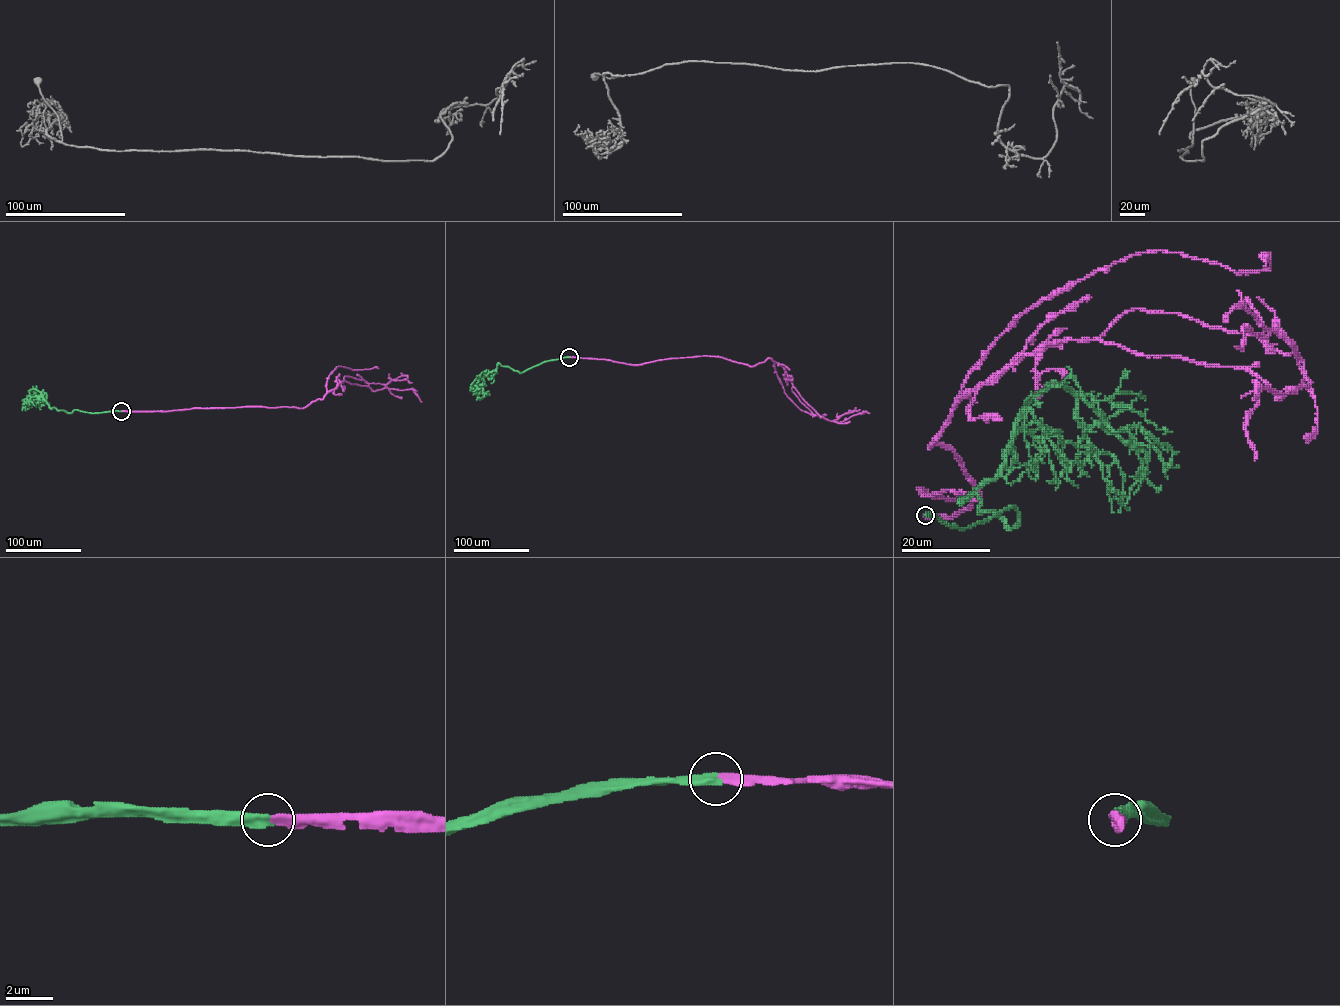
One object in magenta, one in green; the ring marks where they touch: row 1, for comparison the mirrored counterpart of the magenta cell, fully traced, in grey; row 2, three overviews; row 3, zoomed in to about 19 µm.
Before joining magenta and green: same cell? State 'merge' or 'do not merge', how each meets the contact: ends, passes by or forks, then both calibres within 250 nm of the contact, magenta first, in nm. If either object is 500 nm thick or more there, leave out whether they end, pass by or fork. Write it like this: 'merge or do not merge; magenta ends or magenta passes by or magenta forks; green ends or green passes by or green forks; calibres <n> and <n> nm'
merge; magenta ends; green ends; calibres 320 and 420 nm

